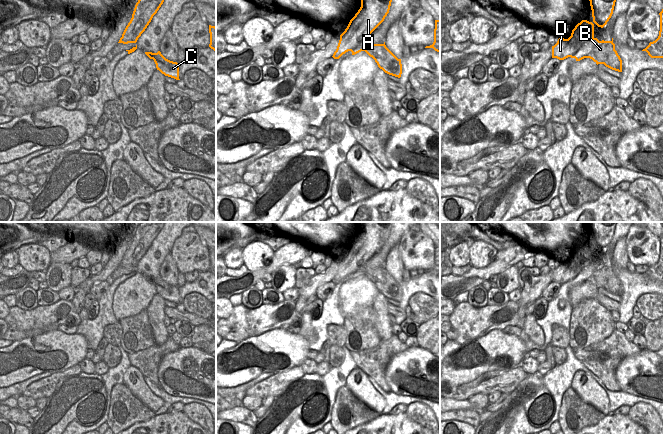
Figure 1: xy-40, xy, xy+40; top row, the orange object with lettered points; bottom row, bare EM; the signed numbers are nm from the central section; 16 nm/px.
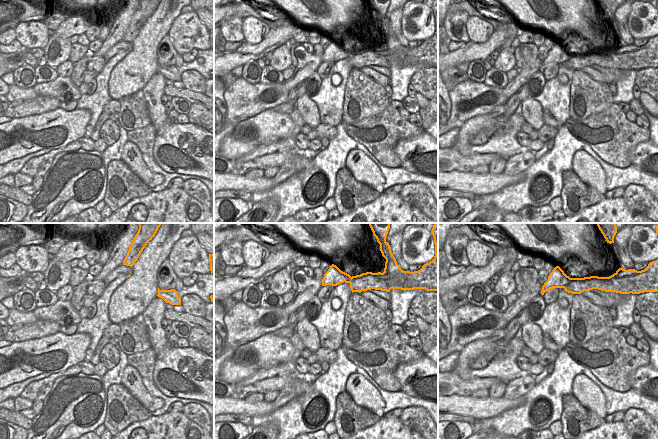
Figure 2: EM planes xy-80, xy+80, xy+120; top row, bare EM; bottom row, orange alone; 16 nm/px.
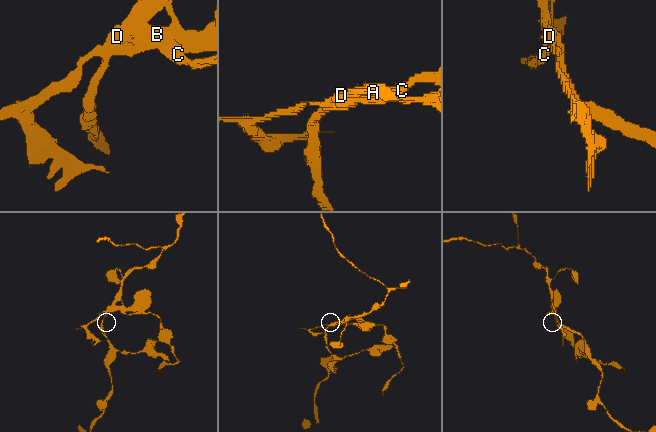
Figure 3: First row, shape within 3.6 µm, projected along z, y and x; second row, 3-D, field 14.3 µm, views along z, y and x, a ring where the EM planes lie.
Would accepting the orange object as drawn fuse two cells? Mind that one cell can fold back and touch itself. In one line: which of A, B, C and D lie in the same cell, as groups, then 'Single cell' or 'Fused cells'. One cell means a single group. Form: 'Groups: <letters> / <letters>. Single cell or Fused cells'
Groups: A D / B C. Fused cells.

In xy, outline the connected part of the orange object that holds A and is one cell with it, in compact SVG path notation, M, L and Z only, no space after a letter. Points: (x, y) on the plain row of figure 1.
M361 222L361 231L350 244L340 264L334 283L364 267L366 262L384 245L389 237L392 222Z

